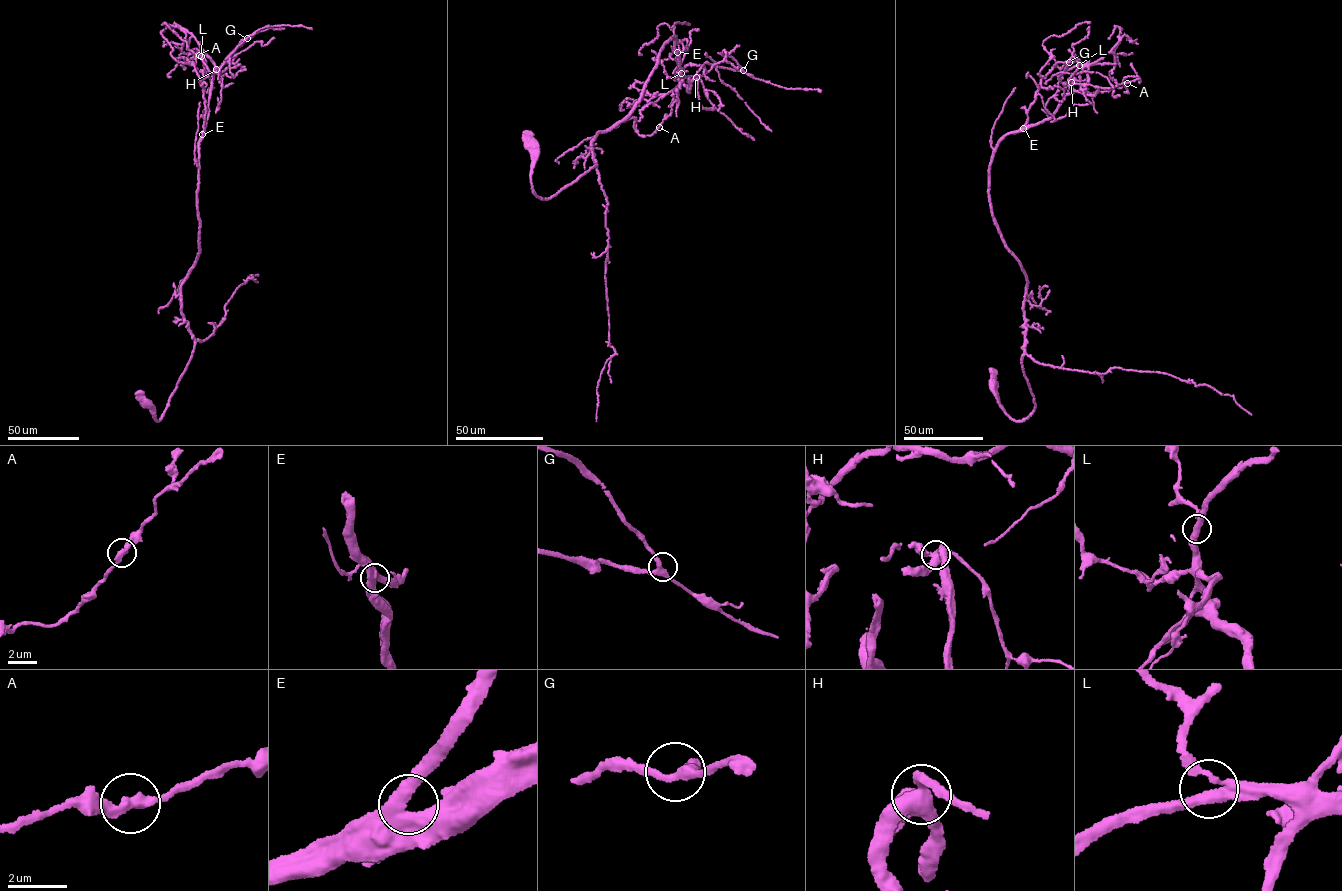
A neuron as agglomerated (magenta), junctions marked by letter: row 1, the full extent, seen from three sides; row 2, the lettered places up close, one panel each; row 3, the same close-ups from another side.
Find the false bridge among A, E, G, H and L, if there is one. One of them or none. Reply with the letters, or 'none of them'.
H

